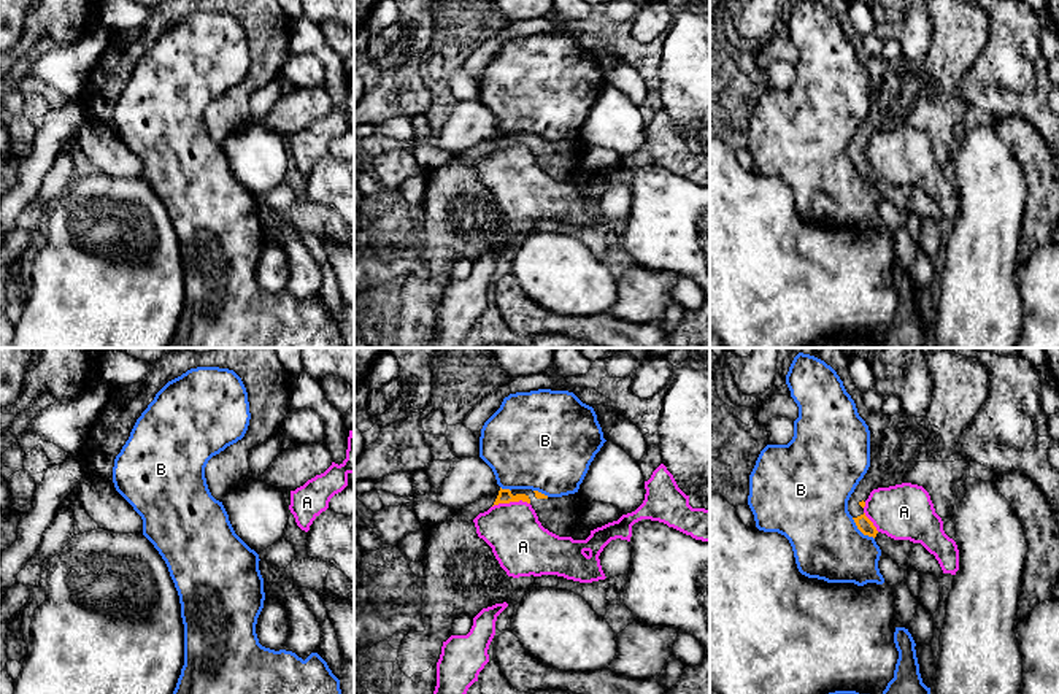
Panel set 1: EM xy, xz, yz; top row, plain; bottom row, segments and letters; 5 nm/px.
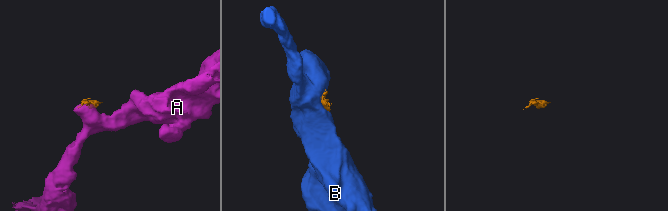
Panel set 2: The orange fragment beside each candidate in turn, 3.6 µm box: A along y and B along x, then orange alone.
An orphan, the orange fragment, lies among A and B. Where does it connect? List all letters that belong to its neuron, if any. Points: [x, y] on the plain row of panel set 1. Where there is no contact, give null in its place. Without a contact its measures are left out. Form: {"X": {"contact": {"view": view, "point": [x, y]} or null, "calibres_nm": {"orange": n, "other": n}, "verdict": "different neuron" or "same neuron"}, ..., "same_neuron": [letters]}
{"A": {"contact": {"view": "xz", "point": [510, 145]}, "calibres_nm": {"orange": 70, "other": 300}, "verdict": "different neuron"}, "B": {"contact": {"view": "yz", "point": [861, 175]}, "calibres_nm": {"orange": 80, "other": 360}, "verdict": "different neuron"}, "same_neuron": []}

